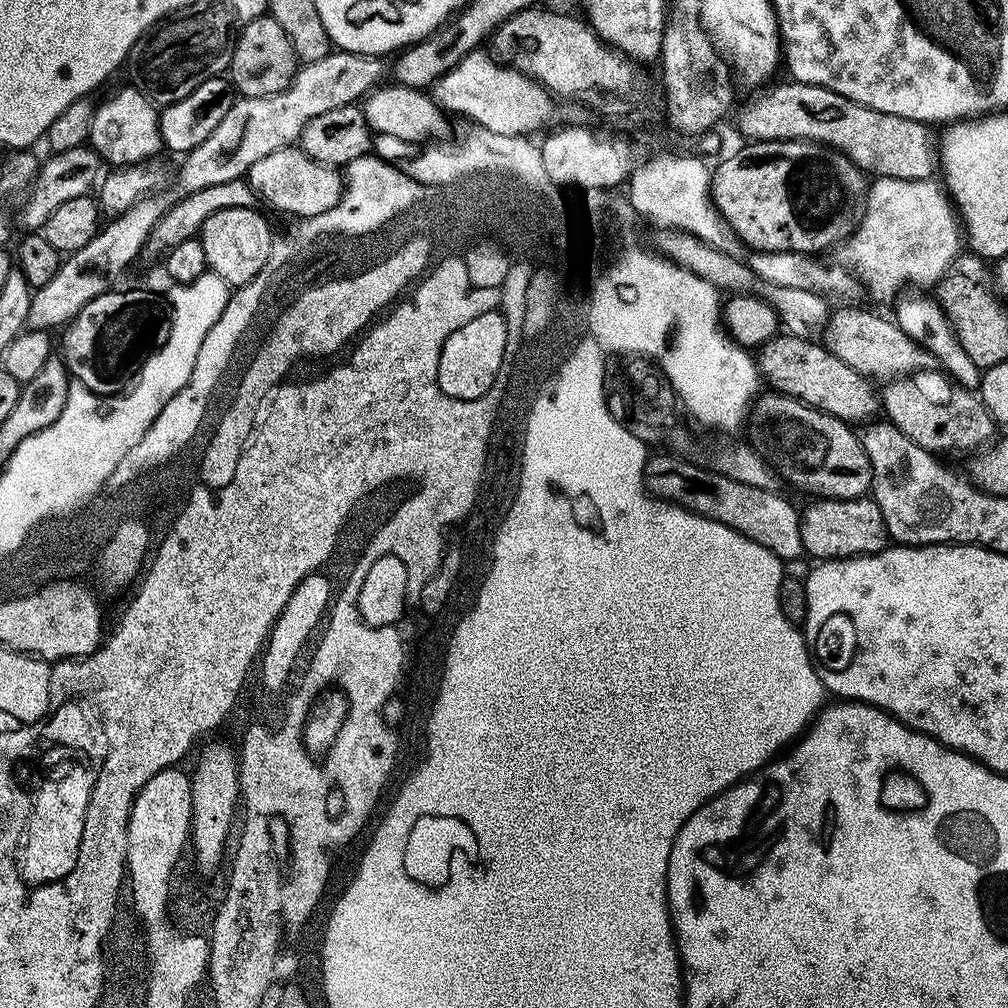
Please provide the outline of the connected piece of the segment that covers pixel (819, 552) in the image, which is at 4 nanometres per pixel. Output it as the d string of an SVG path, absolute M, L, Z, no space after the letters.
M859 496L858 498L850 498L849 500L834 500L831 498L816 498L811 501L813 504L808 509L803 509L800 518L800 529L802 530L802 546L805 553L810 557L813 556L813 561L823 562L825 560L848 560L852 556L873 556L876 552L882 552L889 547L890 537L886 530L886 522L882 522L882 510L878 510L878 502L868 496Z

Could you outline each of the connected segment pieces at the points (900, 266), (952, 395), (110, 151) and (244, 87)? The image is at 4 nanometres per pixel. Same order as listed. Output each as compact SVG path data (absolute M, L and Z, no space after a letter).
M877 176L868 188L864 216L855 232L844 241L839 252L841 258L860 275L861 282L868 287L868 292L874 299L892 302L904 292L904 283L921 284L924 288L931 284L932 287L939 285L957 256L961 255L962 221L951 195L939 179L907 180Z
M940 370L916 372L913 376L887 381L882 388L882 412L906 438L933 454L971 453L993 439L994 421L984 401L975 391L961 388Z
M124 88L121 92L114 93L109 100L101 105L98 104L92 114L92 125L88 128L86 137L87 143L99 153L105 163L110 162L112 164L110 166L114 168L143 165L146 163L144 161L158 155L164 146L161 138L159 109L155 108L157 107L155 101L145 91L137 88Z
M270 14L259 16L257 20L250 21L239 29L240 37L235 37L232 49L232 63L230 65L230 79L235 91L241 97L273 96L279 92L285 92L292 87L298 71L298 57L292 39L288 37L286 30Z

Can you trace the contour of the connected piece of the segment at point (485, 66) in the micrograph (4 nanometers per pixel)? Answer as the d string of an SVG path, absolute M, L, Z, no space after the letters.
M480 50L471 52L451 72L444 73L431 89L432 99L445 109L453 108L469 116L471 123L481 124L496 134L521 137L532 134L530 132L542 127L551 118L553 97L532 77L484 54Z

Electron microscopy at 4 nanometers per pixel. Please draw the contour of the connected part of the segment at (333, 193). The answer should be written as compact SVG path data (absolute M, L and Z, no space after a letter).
M296 146L280 148L274 154L266 154L249 170L246 177L248 185L268 200L277 200L280 204L293 204L296 208L309 208L309 213L324 212L339 203L342 193L342 176L335 167L325 161L307 156Z

